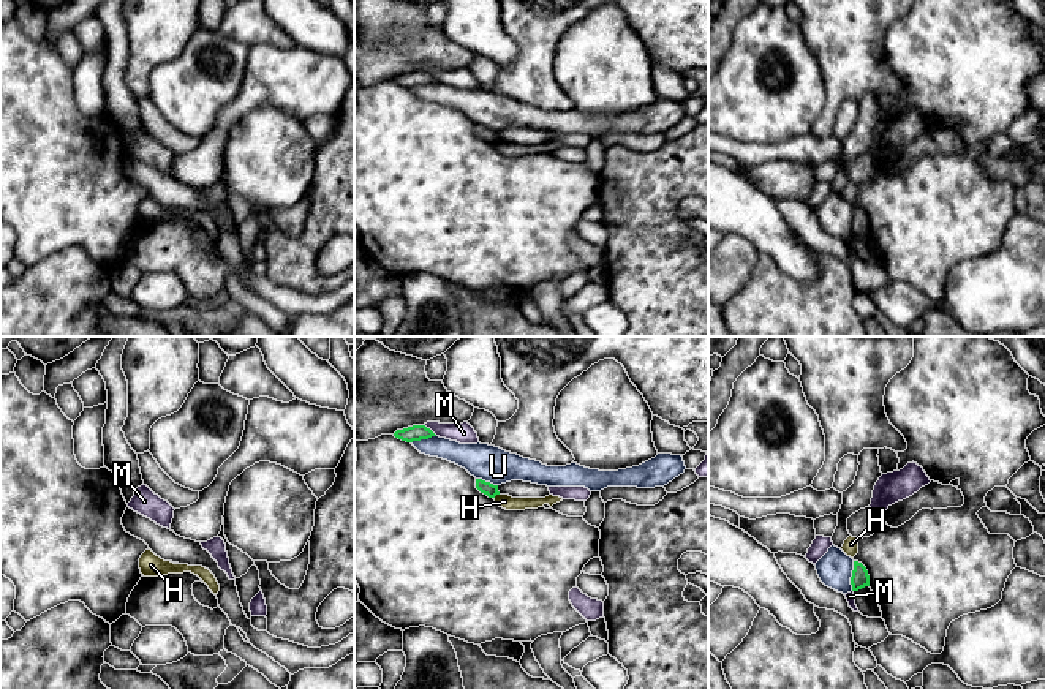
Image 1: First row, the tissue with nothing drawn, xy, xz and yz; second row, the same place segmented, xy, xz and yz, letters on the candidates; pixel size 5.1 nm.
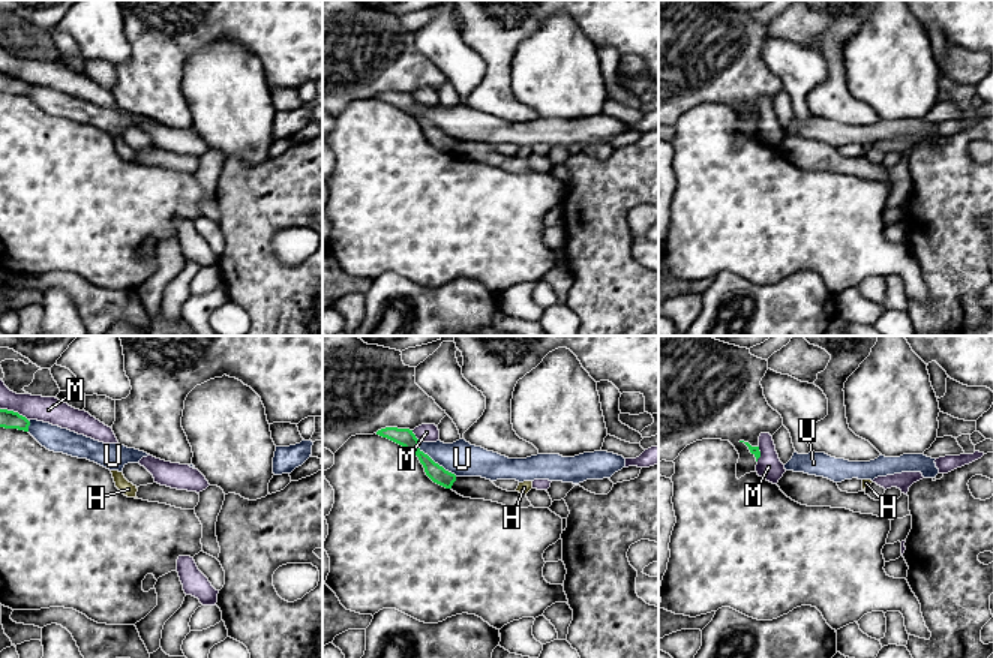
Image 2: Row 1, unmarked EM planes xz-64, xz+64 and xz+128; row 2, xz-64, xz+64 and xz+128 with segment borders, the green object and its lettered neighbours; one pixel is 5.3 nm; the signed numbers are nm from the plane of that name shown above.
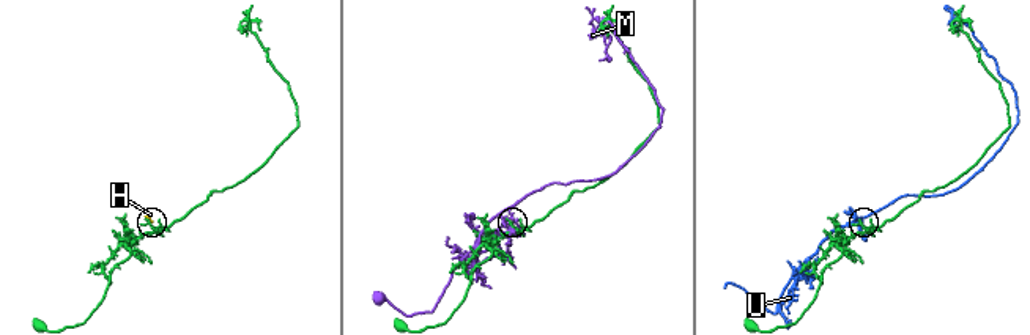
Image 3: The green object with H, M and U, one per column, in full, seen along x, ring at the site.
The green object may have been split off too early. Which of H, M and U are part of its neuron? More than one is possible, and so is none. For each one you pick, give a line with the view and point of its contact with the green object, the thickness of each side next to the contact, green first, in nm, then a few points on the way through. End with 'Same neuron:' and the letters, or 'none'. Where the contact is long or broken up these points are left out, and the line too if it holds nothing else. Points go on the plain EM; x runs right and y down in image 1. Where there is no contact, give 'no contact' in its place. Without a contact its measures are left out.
Same neuron: none

